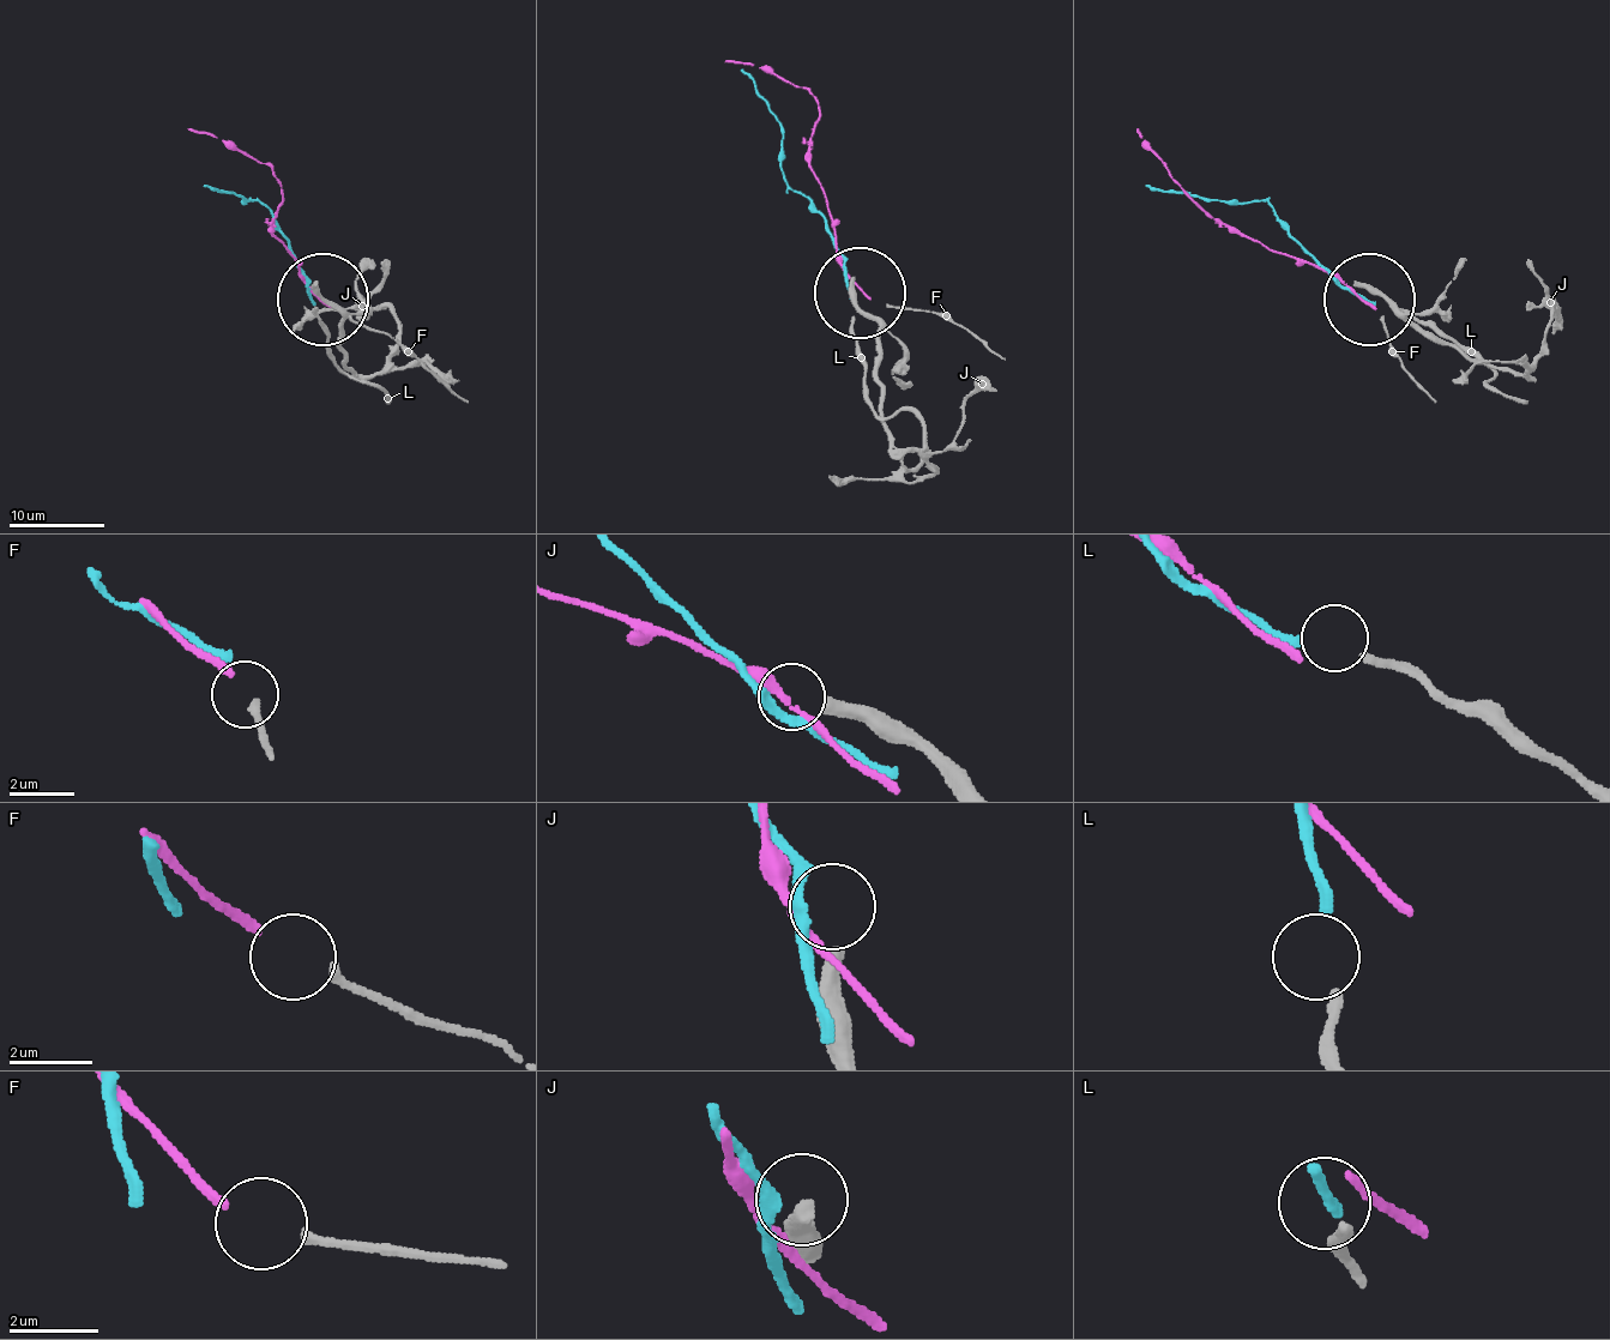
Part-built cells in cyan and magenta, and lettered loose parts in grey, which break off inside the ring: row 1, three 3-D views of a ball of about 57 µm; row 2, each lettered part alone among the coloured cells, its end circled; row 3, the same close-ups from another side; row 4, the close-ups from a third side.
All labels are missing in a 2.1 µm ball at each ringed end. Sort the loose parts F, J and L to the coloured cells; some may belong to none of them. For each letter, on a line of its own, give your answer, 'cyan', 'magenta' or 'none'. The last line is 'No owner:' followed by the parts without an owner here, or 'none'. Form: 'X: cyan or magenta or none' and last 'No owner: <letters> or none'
F: magenta
J: none
L: cyan
No owner: J

